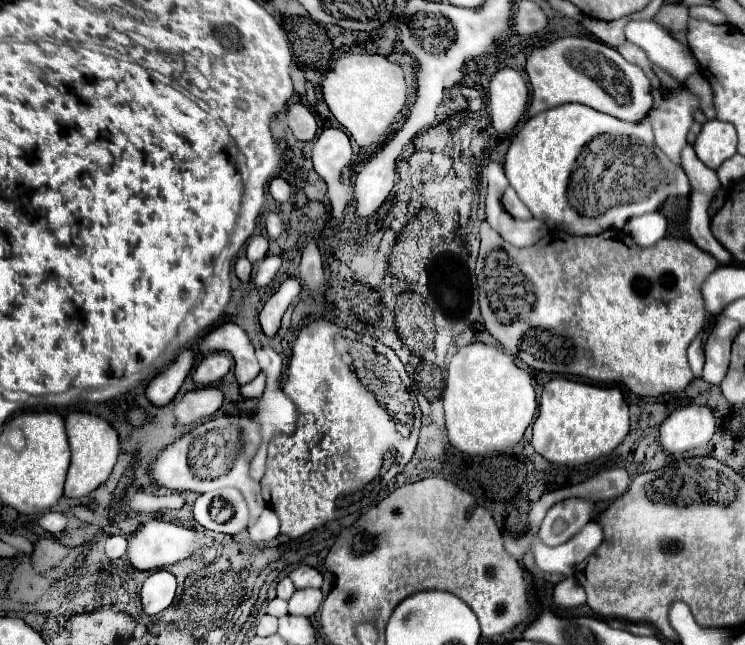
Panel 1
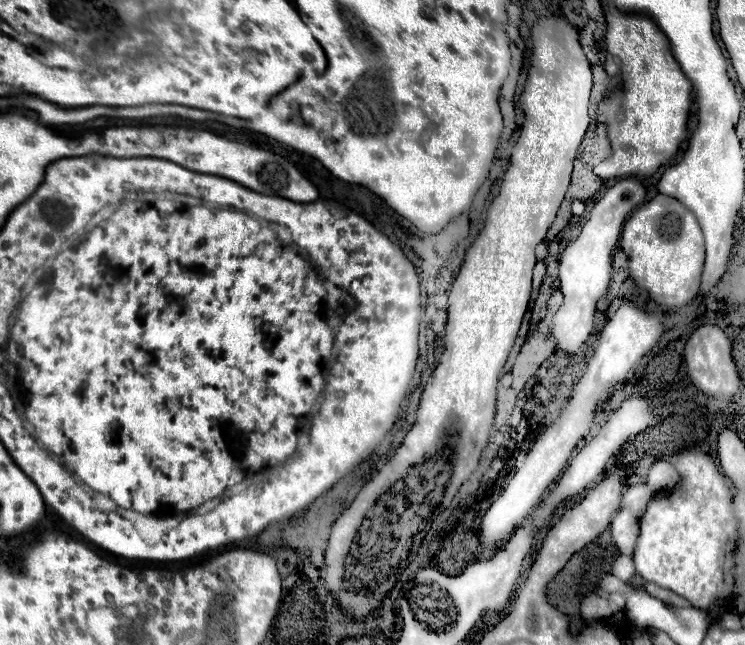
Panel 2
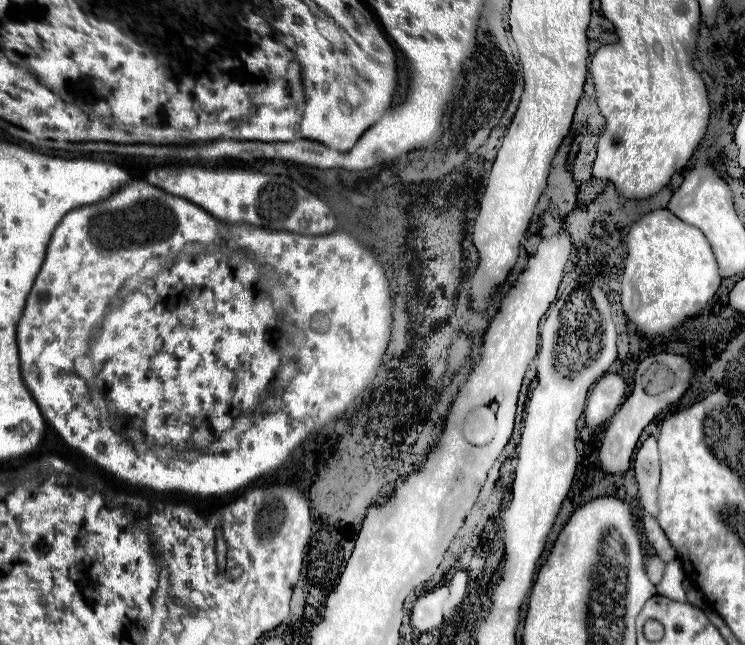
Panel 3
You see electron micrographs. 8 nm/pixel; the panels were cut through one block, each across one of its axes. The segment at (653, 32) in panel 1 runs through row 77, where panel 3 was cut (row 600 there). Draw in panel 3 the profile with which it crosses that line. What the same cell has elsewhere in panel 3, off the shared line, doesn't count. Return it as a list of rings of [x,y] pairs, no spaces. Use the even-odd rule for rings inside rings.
[[[678,560],[668,562],[662,580],[656,584],[656,594],[670,598],[670,600],[676,600],[676,602],[682,602],[682,604],[688,604],[686,592],[682,590],[682,580],[684,580],[682,564]]]

